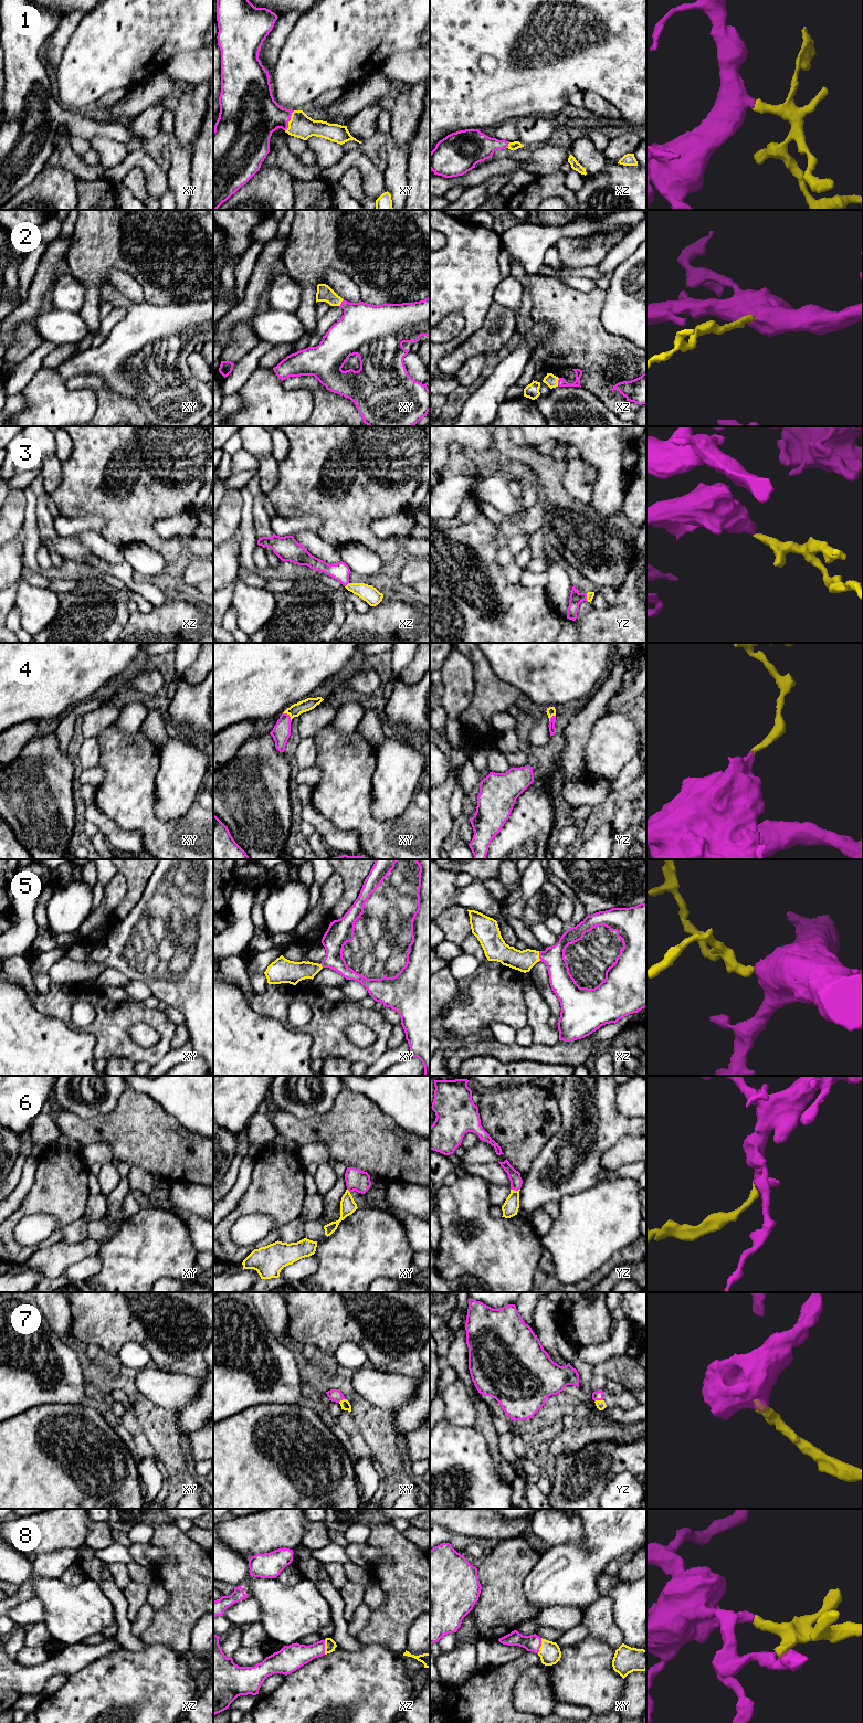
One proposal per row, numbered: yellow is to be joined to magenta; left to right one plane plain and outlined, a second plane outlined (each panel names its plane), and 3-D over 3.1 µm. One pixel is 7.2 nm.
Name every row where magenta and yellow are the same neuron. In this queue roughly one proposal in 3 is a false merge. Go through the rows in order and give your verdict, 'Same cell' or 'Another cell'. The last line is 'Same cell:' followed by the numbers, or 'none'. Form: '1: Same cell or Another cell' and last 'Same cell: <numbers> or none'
1: Same cell
2: Same cell
3: Same cell
4: Same cell
5: Same cell
6: Same cell
7: Same cell
8: Same cell
Same cell: 1, 2, 3, 4, 5, 6, 7, 8

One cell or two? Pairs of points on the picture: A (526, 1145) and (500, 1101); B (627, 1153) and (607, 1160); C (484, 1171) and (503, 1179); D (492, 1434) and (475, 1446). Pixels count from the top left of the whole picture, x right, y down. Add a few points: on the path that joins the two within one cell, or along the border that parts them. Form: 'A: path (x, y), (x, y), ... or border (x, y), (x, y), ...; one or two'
A: path (522, 1134), (522, 1126), (508, 1112); one
B: path (622, 1153), (611, 1160); one
C: path (488, 1171), (498, 1176); one
D: border (472, 1427), (484, 1438), (494, 1463); two

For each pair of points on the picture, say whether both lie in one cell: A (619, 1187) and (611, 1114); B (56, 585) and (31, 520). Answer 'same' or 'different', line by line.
A: different
B: different

